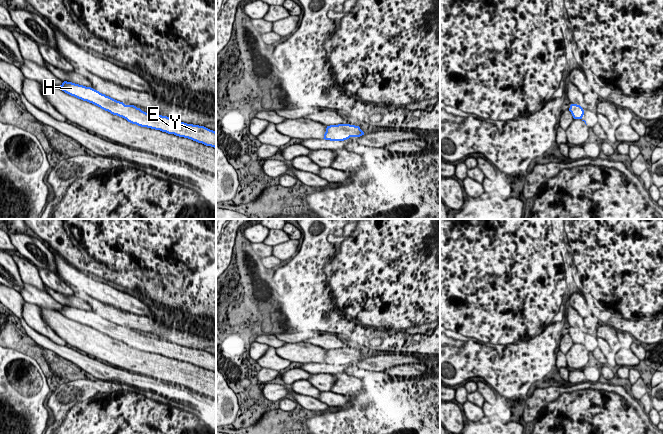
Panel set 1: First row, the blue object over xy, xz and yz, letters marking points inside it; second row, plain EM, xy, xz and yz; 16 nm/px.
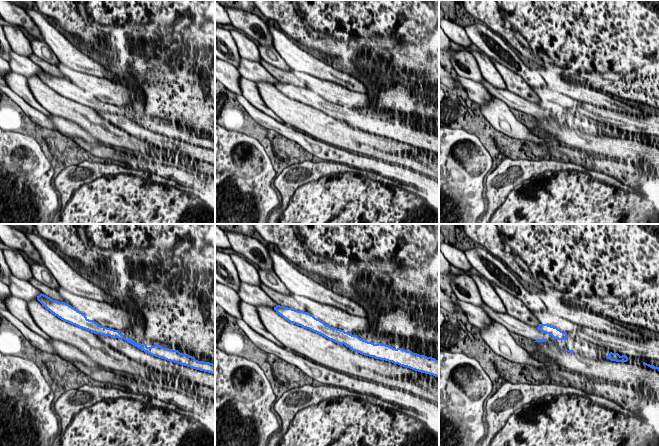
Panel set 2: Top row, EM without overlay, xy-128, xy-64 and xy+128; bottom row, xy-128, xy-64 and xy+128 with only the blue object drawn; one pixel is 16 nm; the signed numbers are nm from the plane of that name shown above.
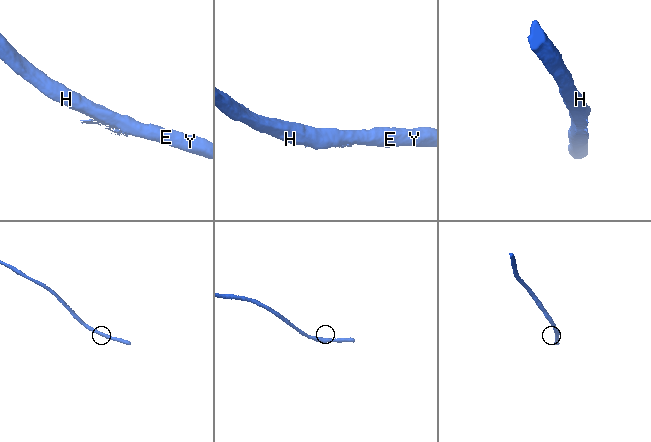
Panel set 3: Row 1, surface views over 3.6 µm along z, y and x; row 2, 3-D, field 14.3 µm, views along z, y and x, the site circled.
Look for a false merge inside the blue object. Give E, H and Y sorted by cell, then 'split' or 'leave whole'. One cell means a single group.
E H Y; leave whole

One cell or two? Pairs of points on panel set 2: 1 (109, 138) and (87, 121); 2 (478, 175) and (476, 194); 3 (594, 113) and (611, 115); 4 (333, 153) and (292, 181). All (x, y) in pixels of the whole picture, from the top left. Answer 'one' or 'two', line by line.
1: one
2: one
3: one
4: two

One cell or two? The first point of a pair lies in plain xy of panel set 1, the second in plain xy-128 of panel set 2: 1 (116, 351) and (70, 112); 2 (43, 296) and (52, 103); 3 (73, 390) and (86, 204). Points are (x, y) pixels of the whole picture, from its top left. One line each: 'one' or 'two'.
1: one
2: two
3: one

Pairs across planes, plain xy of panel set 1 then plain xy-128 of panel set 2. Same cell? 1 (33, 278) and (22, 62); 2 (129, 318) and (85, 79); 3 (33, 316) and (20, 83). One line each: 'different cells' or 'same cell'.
1: different cells
2: same cell
3: same cell

